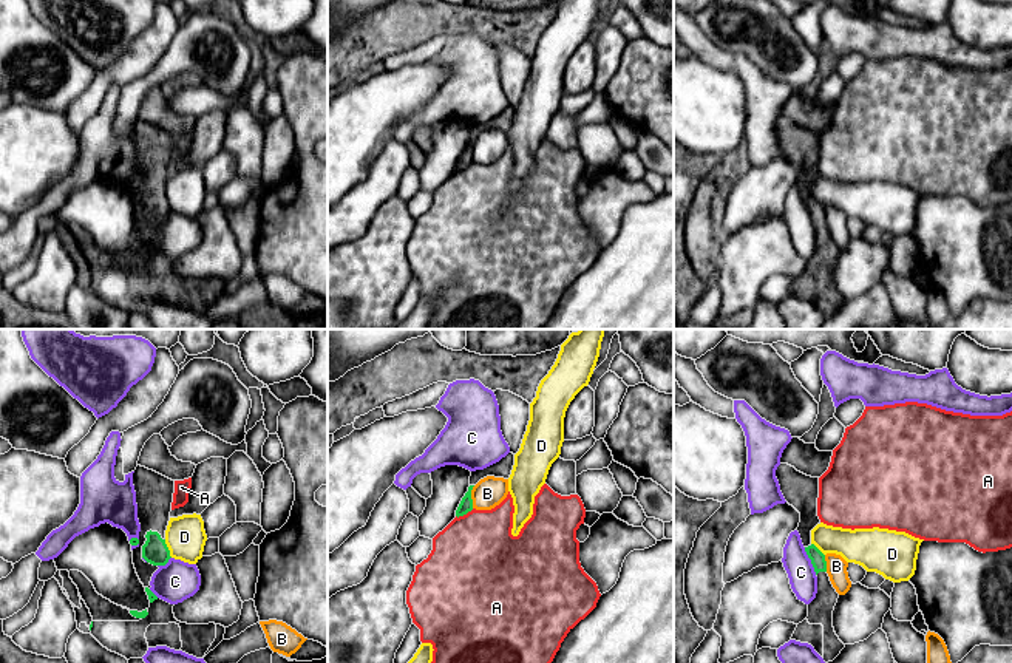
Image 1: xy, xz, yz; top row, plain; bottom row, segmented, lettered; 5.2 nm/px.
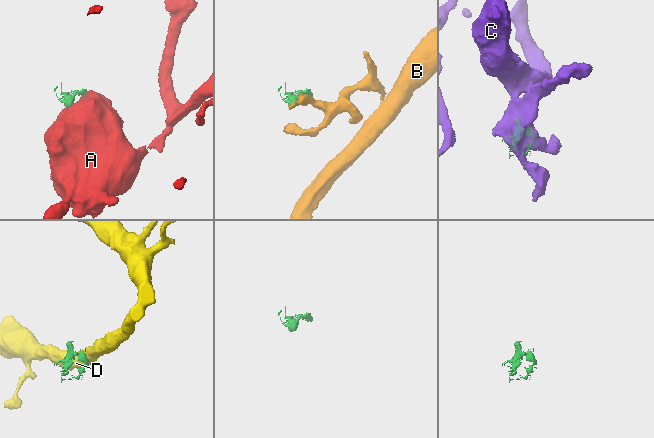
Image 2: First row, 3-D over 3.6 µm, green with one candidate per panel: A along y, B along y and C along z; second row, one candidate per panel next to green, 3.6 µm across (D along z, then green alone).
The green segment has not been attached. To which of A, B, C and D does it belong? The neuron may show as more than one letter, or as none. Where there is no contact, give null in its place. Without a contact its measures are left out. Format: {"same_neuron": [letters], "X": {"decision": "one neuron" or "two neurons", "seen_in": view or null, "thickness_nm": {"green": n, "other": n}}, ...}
{"same_neuron": [], "A": {"decision": "two neurons", "seen_in": "xz", "thickness_nm": {"green": 70, "other": 460}}, "B": {"decision": "two neurons", "seen_in": "xz", "thickness_nm": {"green": 70, "other": 160}}, "C": {"decision": "two neurons", "seen_in": "yz", "thickness_nm": {"green": 80, "other": 140}}, "D": {"decision": "two neurons", "seen_in": "xy", "thickness_nm": {"green": 140, "other": 200}}}

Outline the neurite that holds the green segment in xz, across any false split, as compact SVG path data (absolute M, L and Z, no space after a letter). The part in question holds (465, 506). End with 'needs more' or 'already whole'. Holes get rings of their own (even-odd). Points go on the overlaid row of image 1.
M508 453L499 462L496 462L496 464L493 464L493 465L484 468L484 470L471 471L468 491L462 498L462 501L460 501L460 504L456 510L456 516L457 518L464 516L464 515L467 515L468 512L473 510L471 490L481 479L484 479L487 476L508 479L510 474L511 474L513 465L514 465L514 454Z; needs more

